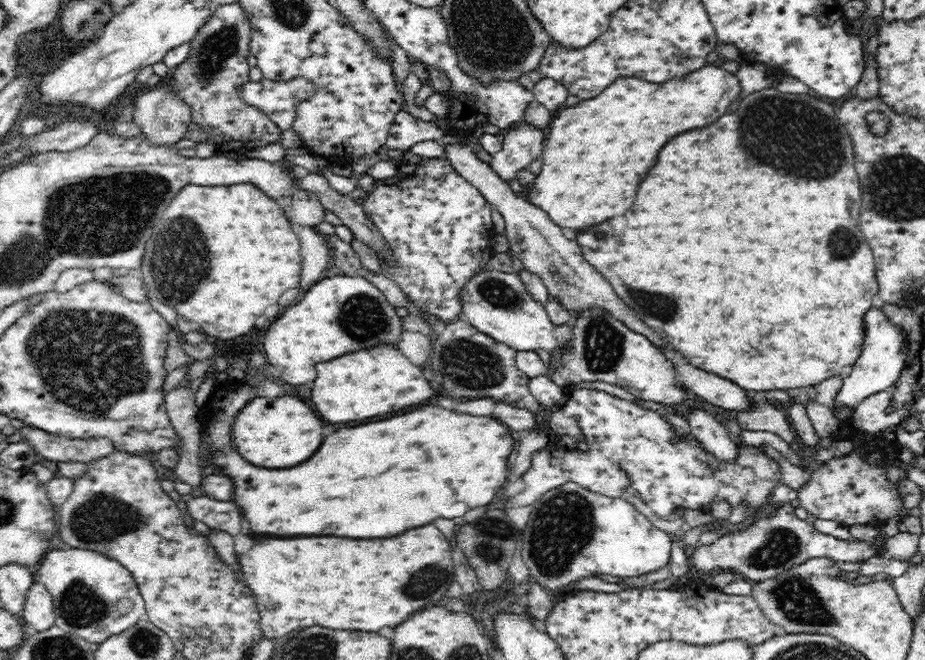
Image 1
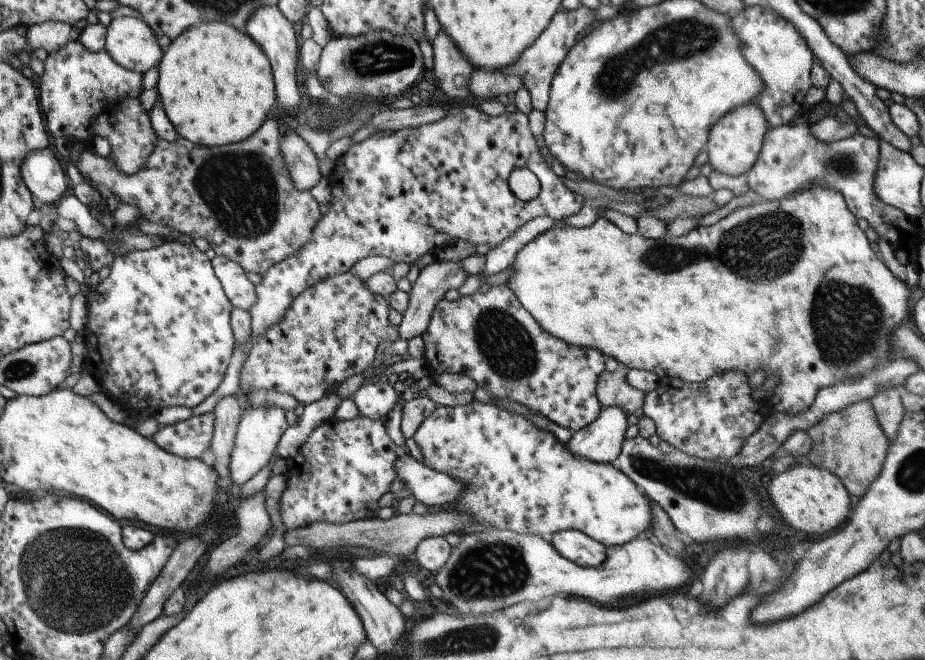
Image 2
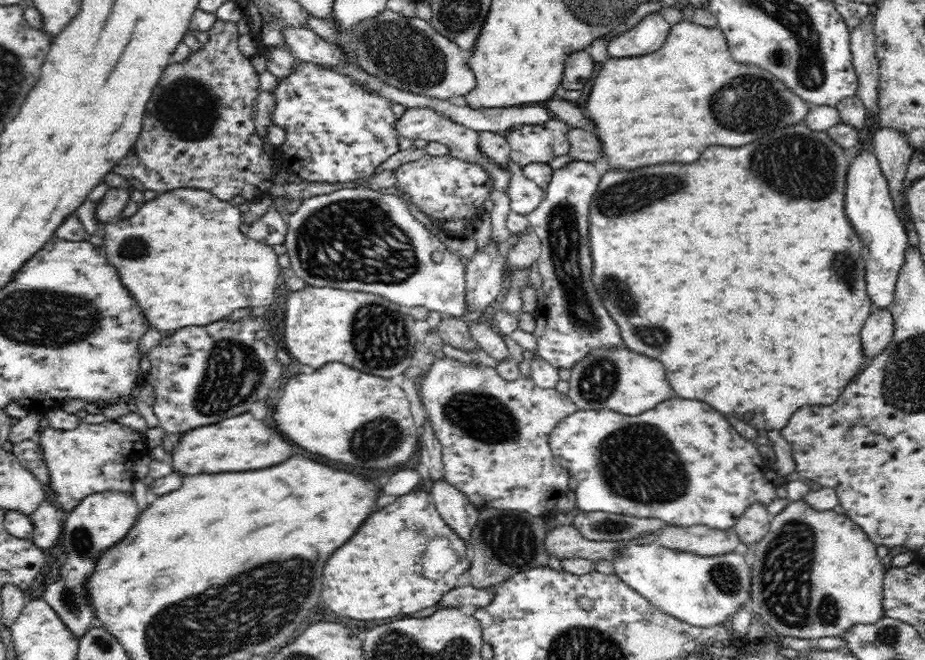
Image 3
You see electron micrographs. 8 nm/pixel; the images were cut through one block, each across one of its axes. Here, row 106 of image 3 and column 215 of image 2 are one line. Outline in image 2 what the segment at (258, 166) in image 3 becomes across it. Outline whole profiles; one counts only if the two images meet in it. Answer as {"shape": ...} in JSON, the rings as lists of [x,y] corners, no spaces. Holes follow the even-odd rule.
{"shape":[[[272,118],[266,120],[250,138],[236,144],[208,148],[182,137],[176,138],[176,142],[159,139],[154,152],[146,160],[146,168],[140,168],[136,174],[118,172],[112,158],[100,158],[88,149],[80,153],[76,167],[86,183],[95,188],[106,186],[116,198],[120,198],[121,203],[136,206],[144,220],[174,228],[180,235],[186,234],[190,241],[206,239],[216,255],[228,258],[245,272],[261,277],[280,260],[298,254],[300,248],[310,242],[314,226],[322,216],[317,198],[310,191],[298,190],[294,186],[281,150],[279,127]]]}

